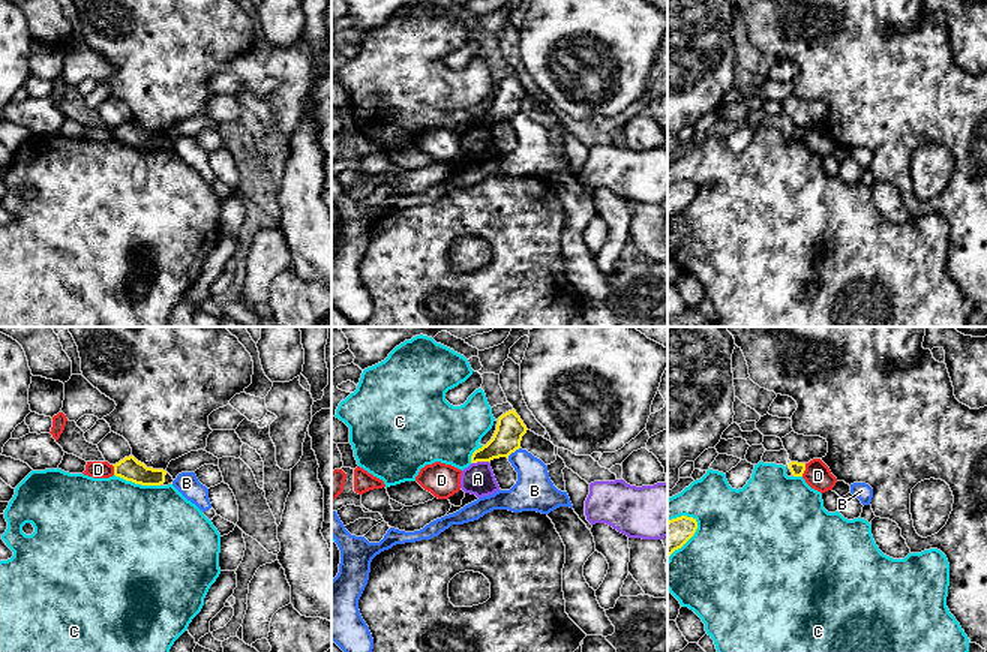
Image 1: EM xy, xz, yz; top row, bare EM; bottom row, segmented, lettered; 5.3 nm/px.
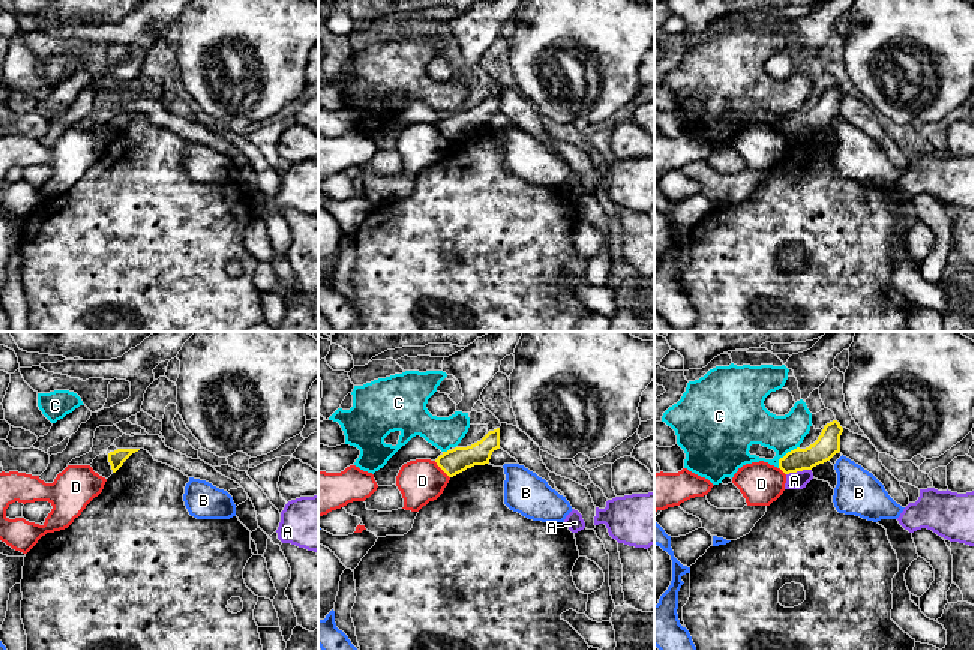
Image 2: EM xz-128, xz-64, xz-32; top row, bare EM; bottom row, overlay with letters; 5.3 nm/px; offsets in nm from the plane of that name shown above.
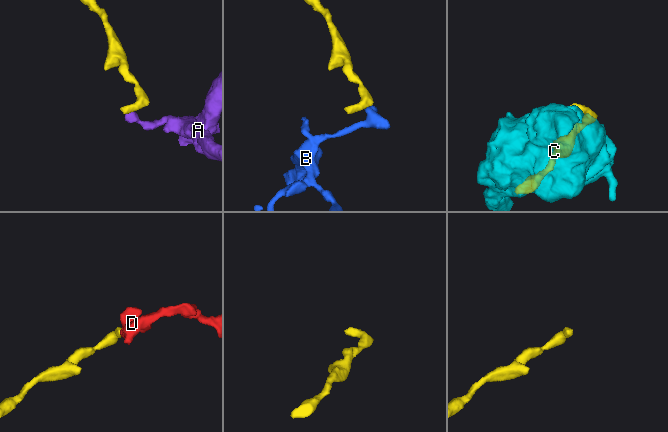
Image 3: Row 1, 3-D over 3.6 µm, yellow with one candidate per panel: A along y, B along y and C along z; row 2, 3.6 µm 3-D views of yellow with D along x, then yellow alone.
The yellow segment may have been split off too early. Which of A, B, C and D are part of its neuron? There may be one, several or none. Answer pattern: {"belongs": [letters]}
{"belongs": []}

